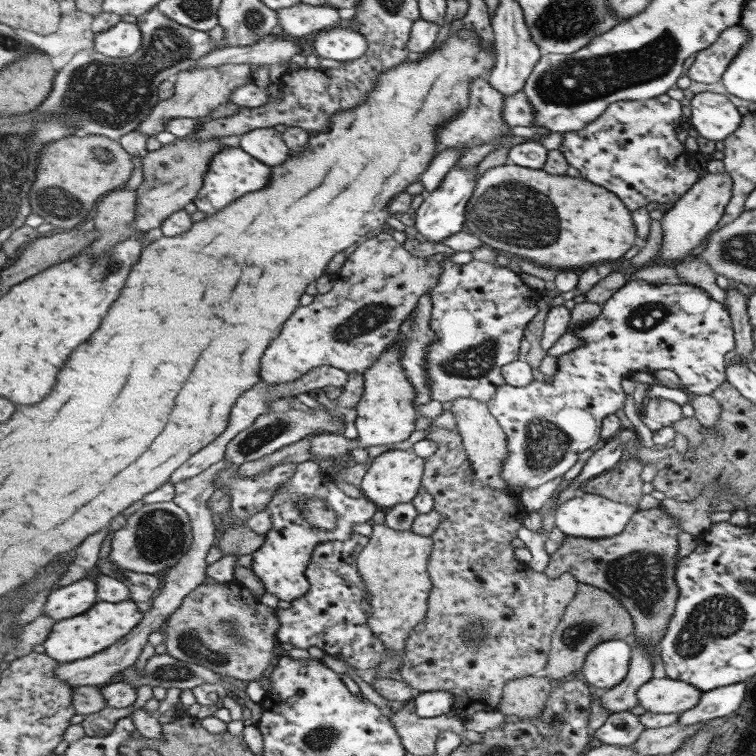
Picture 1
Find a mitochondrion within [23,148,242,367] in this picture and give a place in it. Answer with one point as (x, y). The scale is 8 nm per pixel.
(59, 204)

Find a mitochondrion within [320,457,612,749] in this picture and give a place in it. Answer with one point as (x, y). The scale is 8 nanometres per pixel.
(574, 633)

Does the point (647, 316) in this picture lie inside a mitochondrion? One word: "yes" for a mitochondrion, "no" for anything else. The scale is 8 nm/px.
yes

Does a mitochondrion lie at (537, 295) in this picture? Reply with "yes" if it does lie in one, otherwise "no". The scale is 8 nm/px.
no

